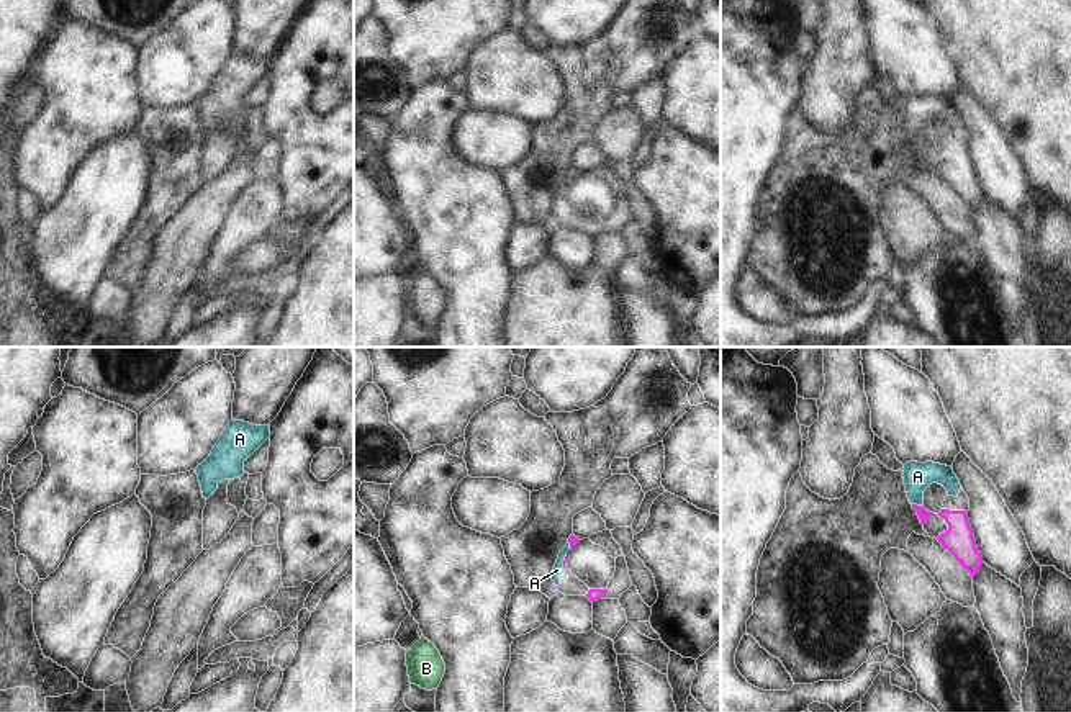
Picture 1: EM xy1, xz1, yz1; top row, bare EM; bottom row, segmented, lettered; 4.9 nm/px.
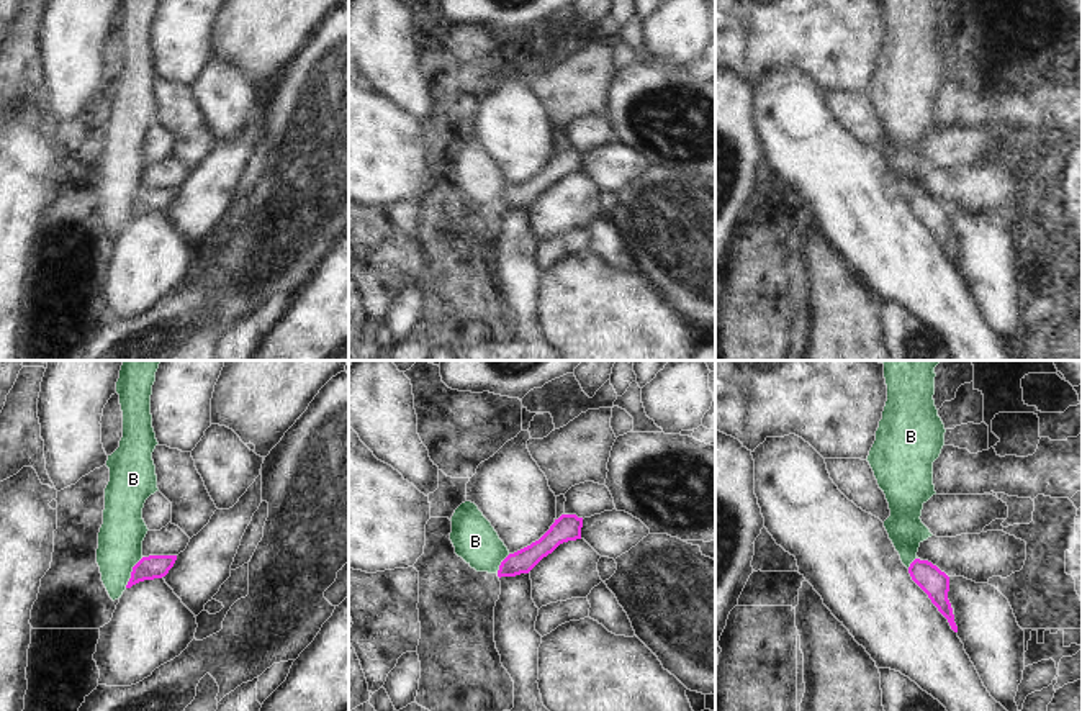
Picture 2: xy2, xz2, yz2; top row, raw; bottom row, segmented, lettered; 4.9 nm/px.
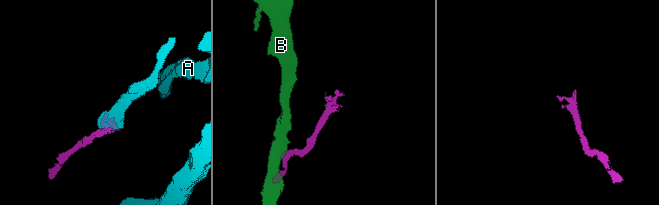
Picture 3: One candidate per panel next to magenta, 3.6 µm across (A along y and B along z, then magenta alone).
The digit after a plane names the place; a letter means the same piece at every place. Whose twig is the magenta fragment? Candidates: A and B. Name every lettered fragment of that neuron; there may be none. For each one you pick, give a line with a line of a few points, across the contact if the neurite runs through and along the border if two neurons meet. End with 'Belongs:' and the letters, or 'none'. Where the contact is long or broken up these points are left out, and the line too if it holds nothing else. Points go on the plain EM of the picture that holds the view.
A: yz1 (922, 146), (916, 138), (917, 110)
Belongs: A

